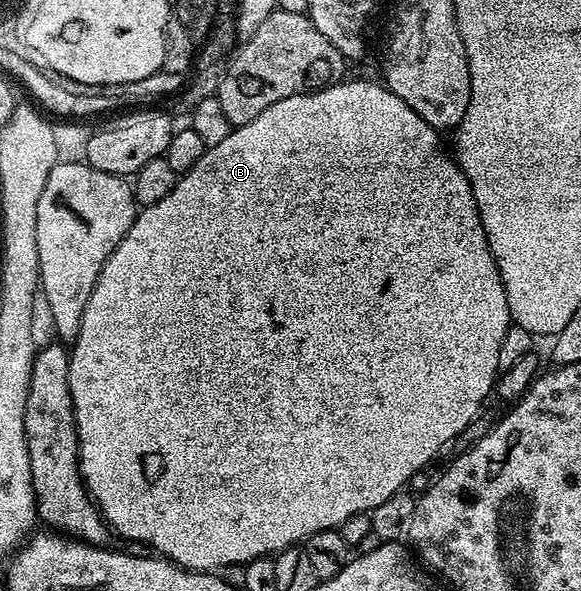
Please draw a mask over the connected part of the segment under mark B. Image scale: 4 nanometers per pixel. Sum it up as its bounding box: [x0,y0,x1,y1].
[68,80,513,572]

